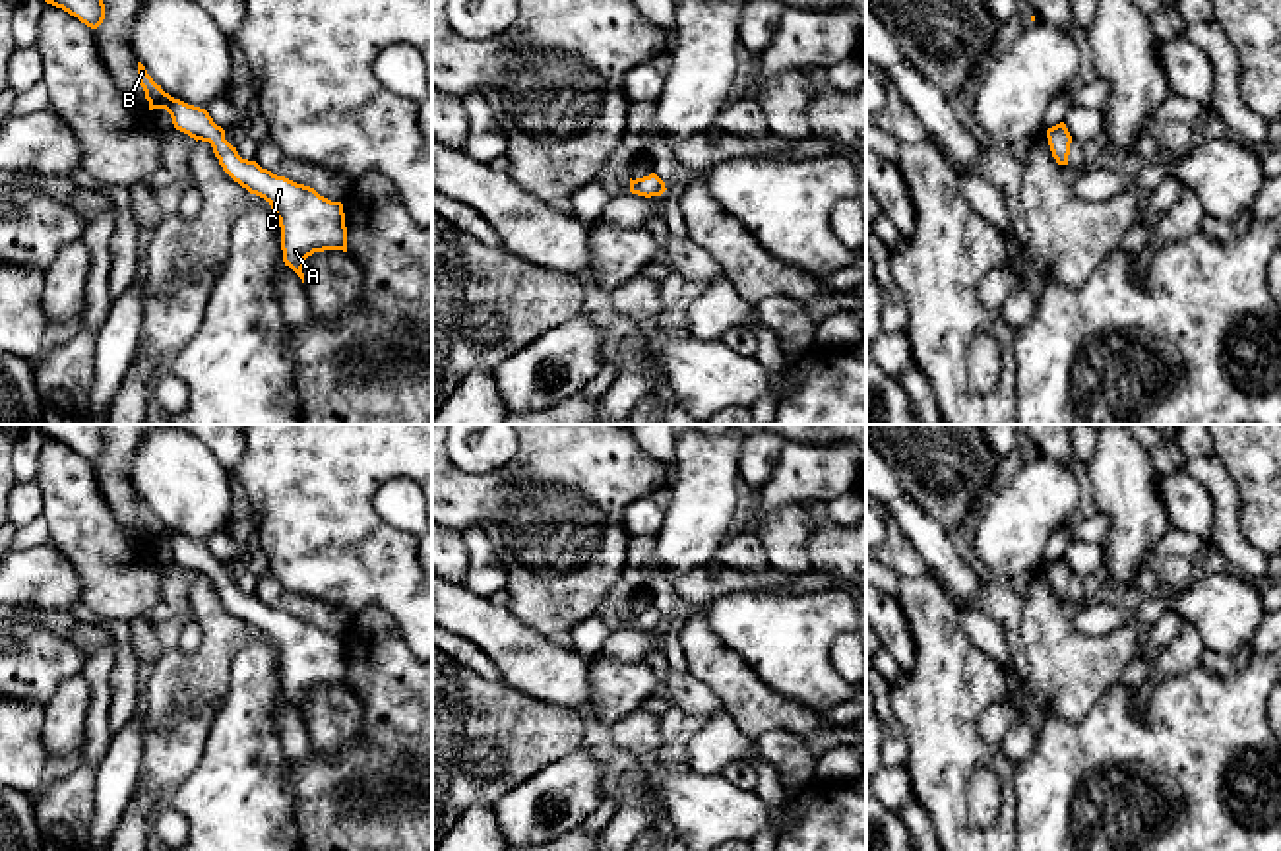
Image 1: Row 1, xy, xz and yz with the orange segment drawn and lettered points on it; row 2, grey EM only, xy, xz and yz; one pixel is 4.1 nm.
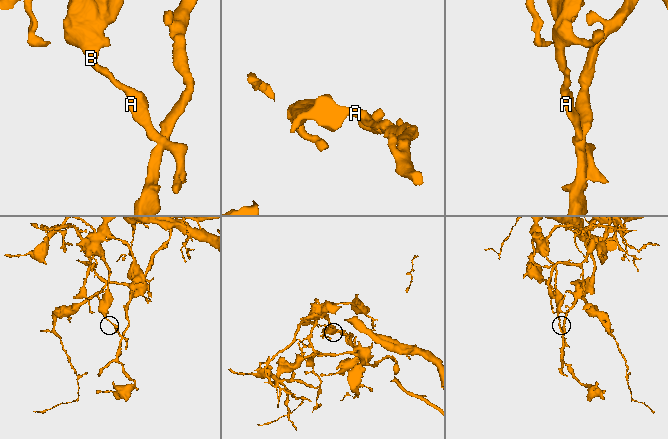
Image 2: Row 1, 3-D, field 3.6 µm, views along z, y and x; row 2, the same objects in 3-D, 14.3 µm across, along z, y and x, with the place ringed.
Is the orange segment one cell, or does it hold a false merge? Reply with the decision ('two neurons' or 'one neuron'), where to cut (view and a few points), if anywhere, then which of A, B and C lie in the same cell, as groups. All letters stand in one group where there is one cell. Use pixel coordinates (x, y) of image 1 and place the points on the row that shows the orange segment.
two neurons; cut yz (1049, 138), (1059, 138), (1068, 146); groups A C / B

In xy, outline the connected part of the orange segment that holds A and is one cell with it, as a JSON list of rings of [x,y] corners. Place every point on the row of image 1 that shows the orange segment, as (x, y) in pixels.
[[[225,138],[211,142],[213,153],[223,171],[246,188],[264,198],[281,227],[283,262],[304,283],[304,262],[314,252],[347,252],[347,227],[341,202],[320,196],[314,188],[297,184],[262,169],[256,161],[242,159]]]

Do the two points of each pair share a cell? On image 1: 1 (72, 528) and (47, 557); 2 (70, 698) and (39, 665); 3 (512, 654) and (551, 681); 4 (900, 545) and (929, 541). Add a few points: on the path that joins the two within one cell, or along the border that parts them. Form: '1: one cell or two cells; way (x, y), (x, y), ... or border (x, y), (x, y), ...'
1: two cells; border (51, 541), (62, 553)
2: two cells; border (80, 671), (66, 677), (43, 706)
3: one cell; way (522, 656), (541, 671)
4: two cells; border (886, 510), (915, 551), (937, 572)

